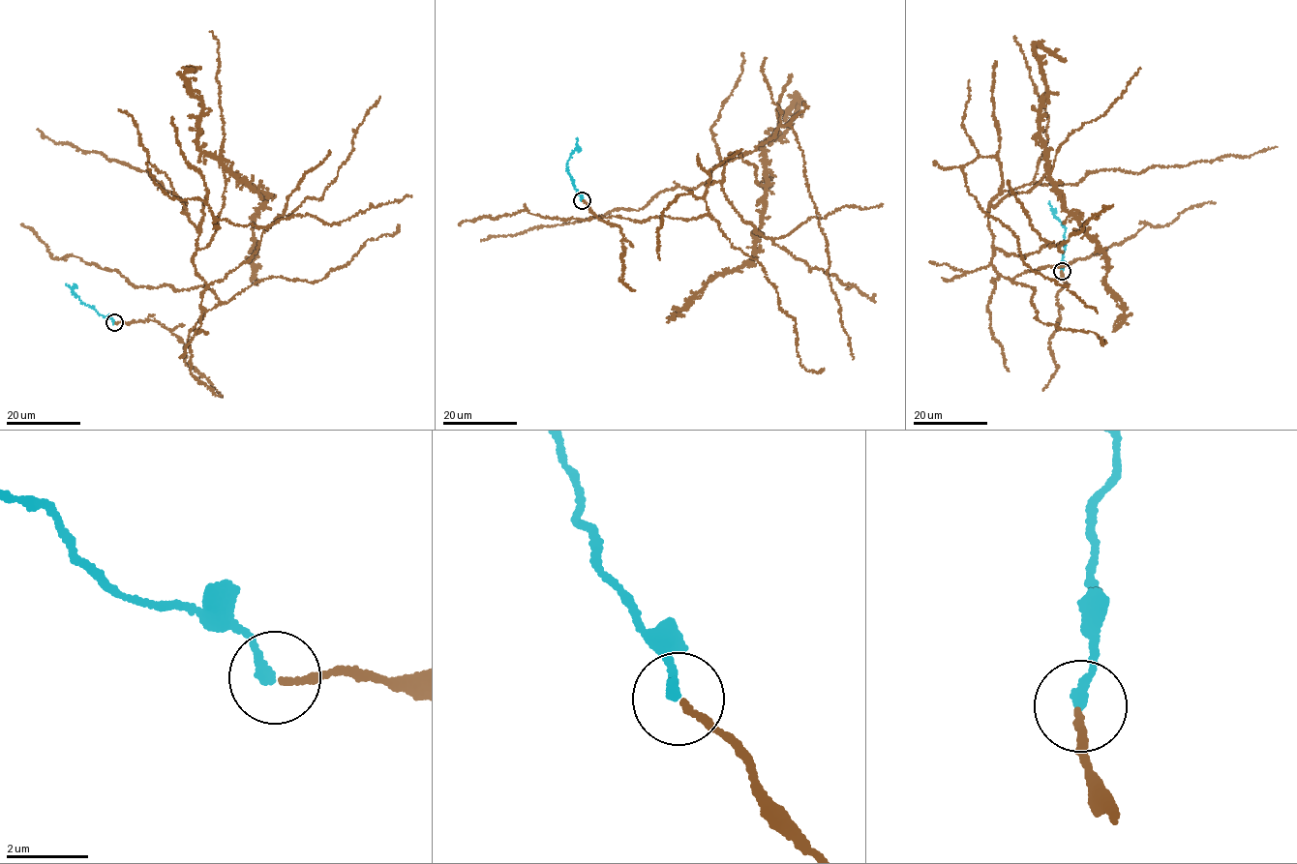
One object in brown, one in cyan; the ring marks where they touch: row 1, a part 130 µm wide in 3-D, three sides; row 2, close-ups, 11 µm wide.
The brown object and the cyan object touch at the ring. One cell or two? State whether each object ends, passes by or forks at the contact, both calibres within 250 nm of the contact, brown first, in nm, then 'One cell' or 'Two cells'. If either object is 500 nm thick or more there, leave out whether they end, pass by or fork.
At the ring brown ends. At the ring cyan ends. Thickness 170 nm (brown) against 240 nm. One cell

